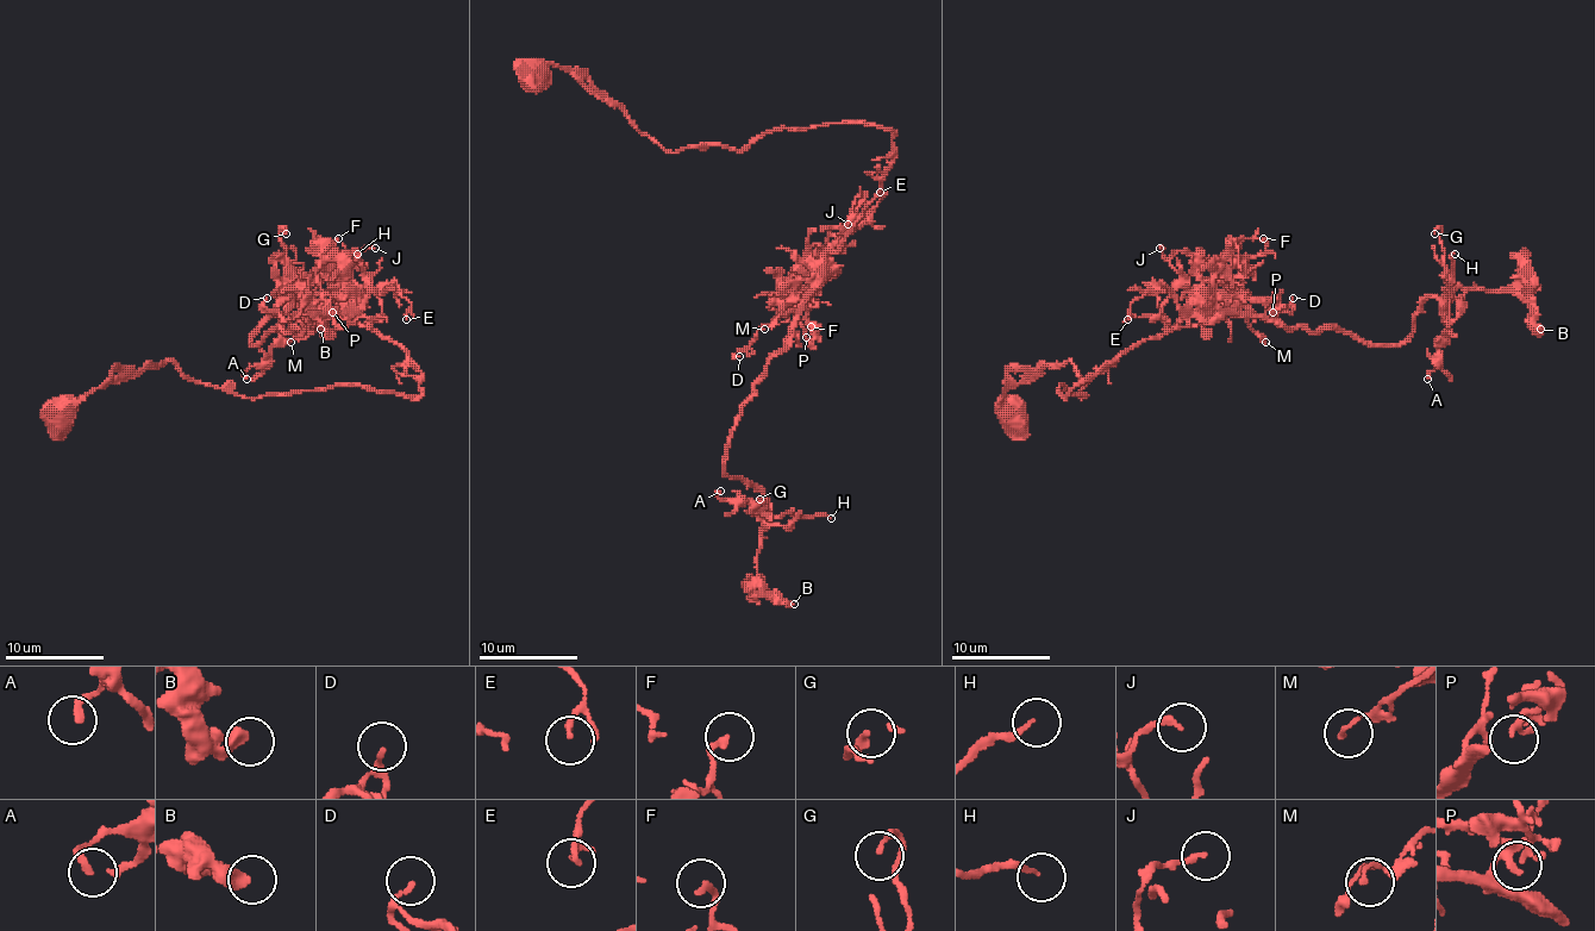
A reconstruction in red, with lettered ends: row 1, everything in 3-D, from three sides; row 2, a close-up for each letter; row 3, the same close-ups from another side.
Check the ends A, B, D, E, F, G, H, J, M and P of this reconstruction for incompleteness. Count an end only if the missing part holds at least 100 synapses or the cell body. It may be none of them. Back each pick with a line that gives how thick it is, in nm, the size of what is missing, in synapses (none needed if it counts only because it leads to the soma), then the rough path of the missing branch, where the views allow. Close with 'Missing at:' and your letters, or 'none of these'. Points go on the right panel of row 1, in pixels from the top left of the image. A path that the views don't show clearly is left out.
Missing at: none of these

